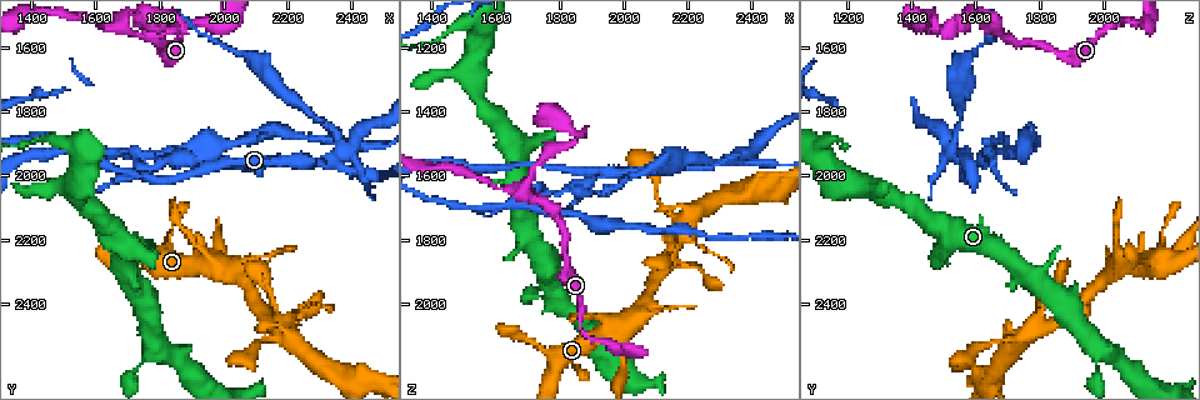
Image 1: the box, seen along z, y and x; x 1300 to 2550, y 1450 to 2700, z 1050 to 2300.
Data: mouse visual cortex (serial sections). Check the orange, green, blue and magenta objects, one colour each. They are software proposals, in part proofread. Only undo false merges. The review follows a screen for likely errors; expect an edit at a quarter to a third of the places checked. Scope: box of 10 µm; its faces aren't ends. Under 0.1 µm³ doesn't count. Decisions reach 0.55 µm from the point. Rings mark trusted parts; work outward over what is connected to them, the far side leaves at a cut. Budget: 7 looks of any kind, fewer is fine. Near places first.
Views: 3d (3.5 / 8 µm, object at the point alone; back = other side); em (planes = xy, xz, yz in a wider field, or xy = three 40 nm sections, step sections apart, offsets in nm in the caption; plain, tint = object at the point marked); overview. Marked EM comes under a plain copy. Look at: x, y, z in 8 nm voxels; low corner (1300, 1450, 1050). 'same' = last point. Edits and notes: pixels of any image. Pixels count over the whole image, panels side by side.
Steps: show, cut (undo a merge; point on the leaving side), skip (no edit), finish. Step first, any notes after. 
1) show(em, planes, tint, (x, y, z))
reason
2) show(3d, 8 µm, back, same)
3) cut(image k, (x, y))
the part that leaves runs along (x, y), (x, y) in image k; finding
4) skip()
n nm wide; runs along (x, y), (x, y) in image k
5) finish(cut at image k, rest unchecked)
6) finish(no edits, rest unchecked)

show(3d, 3.5 µm, (1940, 1970, 1590))
a narrow waist

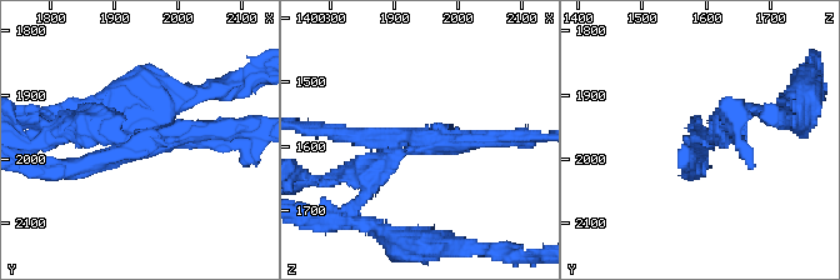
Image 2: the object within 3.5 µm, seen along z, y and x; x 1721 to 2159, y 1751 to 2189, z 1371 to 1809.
show(em, xy, step 1, tint, (1945, 1975, 1595))

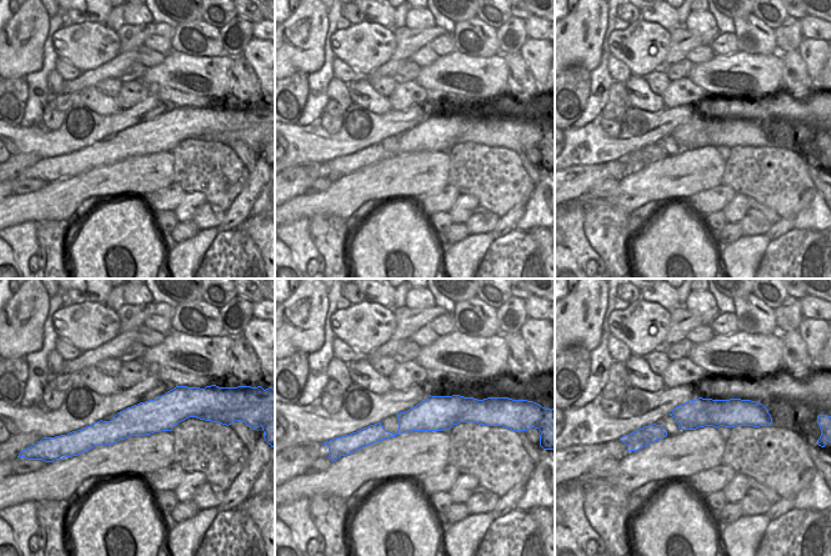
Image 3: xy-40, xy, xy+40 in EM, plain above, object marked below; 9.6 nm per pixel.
cut(image 2, (379, 165))
3 arms; the part that leaves runs along (710, 139), (740, 108), (790, 108) in image 2; a second cell is stuck on

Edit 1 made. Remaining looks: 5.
show(3d, 8 µm, (1850, 1540, 1490))
sharp bend

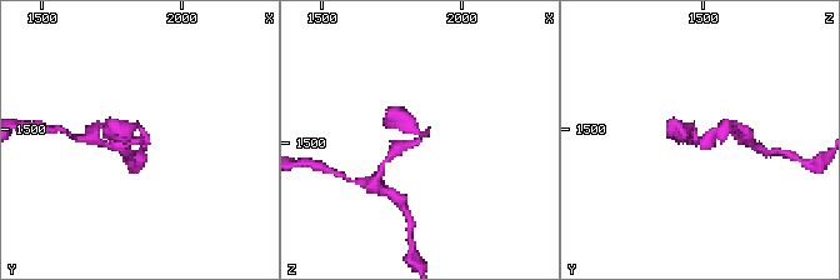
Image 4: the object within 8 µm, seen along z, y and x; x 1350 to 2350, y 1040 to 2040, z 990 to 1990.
show(em, xy, step 5, tint, same)
arms of 300, 400 nm; need the tissue

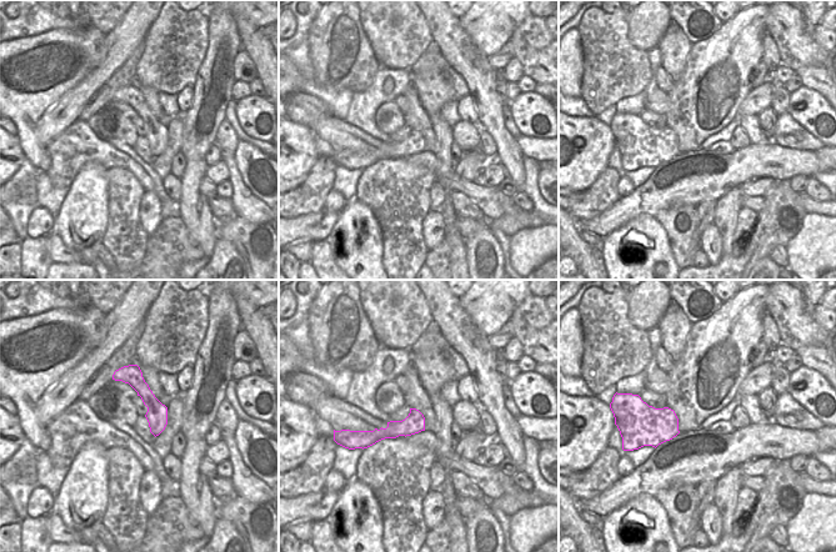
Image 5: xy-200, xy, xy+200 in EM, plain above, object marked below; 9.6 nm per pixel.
skip()
runs along (393, 154), (423, 136), (400, 116) in image 4; all the same cell

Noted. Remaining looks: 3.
show(3d, 3.5 µm, (2360, 1930, 1530))
calibre changes

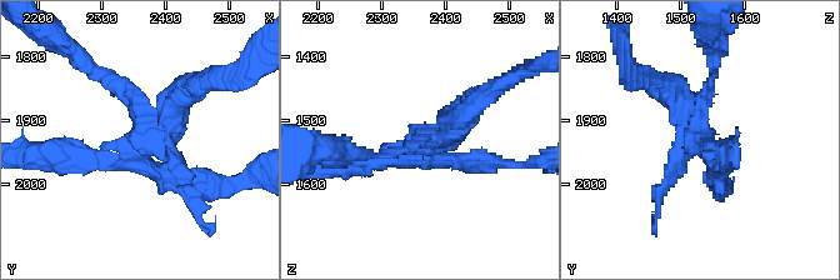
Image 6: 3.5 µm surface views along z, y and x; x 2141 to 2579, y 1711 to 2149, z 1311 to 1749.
show(em, xy, step 5, tint, (2360, 1920, 1530))

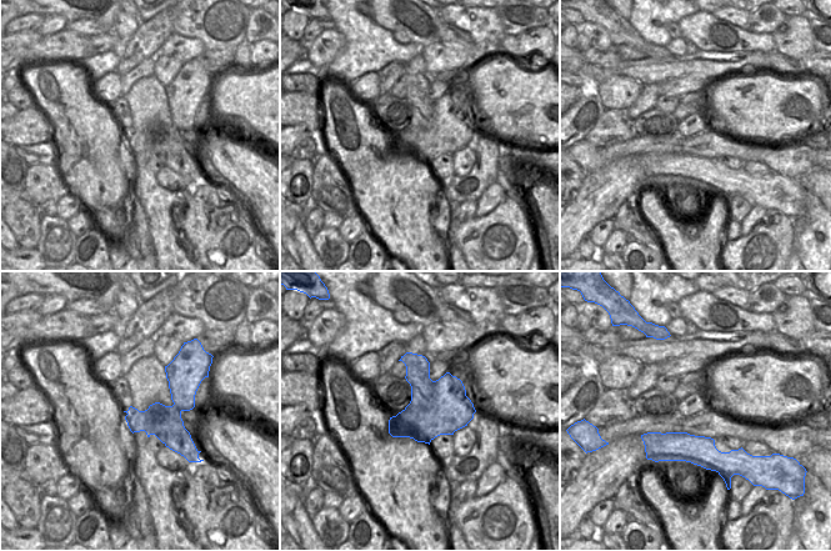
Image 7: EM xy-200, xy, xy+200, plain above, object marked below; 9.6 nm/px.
cut(image 6, (683, 118))
two cells meet here

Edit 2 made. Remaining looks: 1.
finish(cut at image 2, cut at image 6, rest unchecked)

